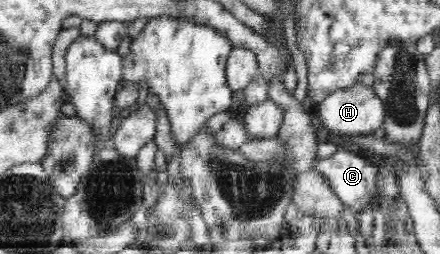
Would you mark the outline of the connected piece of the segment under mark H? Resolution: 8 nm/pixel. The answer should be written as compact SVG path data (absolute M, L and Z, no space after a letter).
M358 83L352 87L330 93L318 103L315 110L324 121L320 124L321 131L354 137L360 134L373 134L377 131L385 121L385 108L383 100L372 87L365 87L365 85Z

